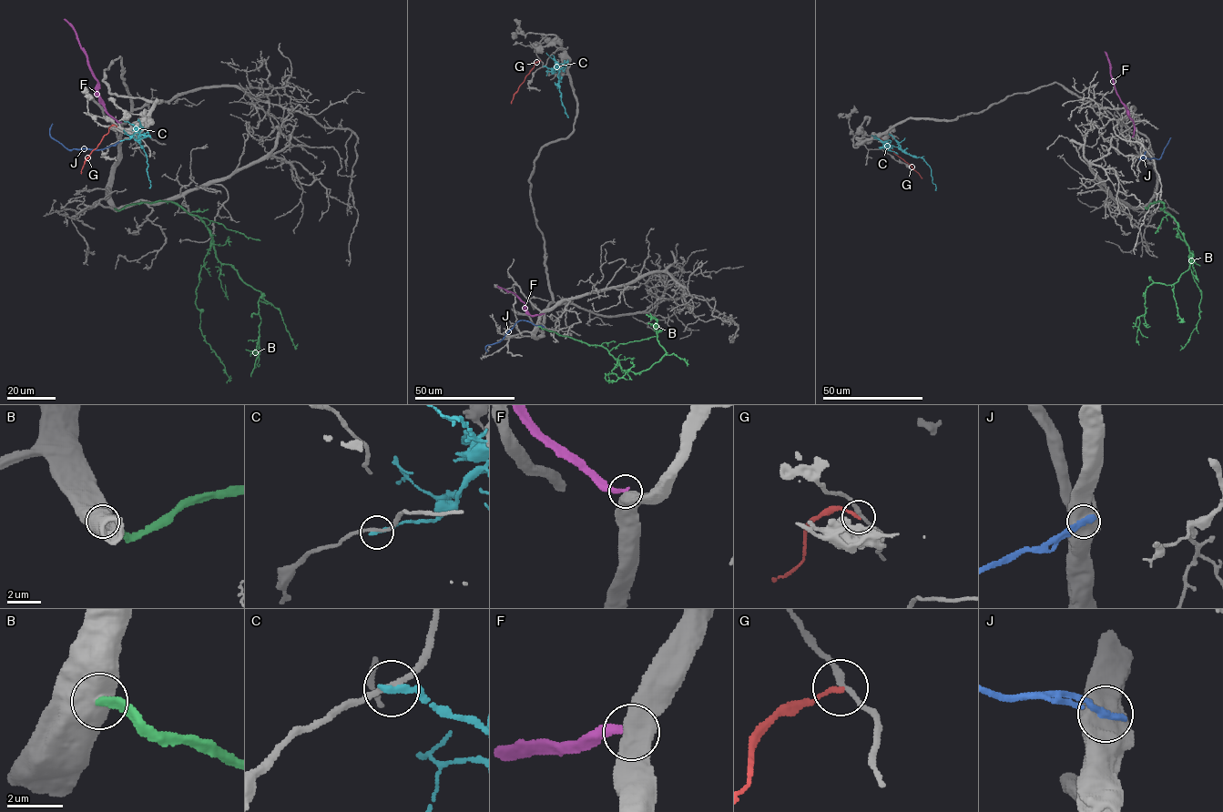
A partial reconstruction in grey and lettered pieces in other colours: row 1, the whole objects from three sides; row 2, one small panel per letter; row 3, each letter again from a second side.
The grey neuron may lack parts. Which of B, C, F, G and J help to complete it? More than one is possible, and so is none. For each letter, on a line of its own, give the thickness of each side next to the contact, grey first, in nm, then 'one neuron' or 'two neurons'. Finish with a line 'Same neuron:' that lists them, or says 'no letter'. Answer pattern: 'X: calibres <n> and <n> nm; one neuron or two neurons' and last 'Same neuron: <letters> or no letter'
B: calibres 800 and 280 nm; two neurons
C: calibres 180 and 240 nm; two neurons
F: calibres 550 and 280 nm; two neurons
G: calibres 220 and 160 nm; two neurons
J: calibres 700 and 360 nm; two neurons
Same neuron: no letter

